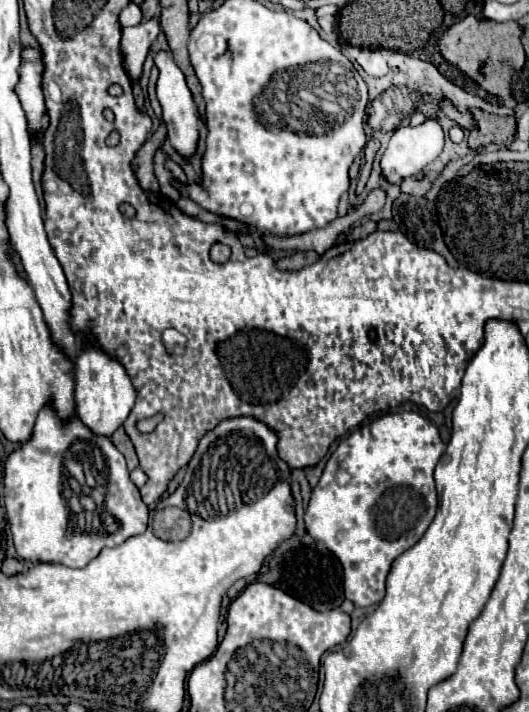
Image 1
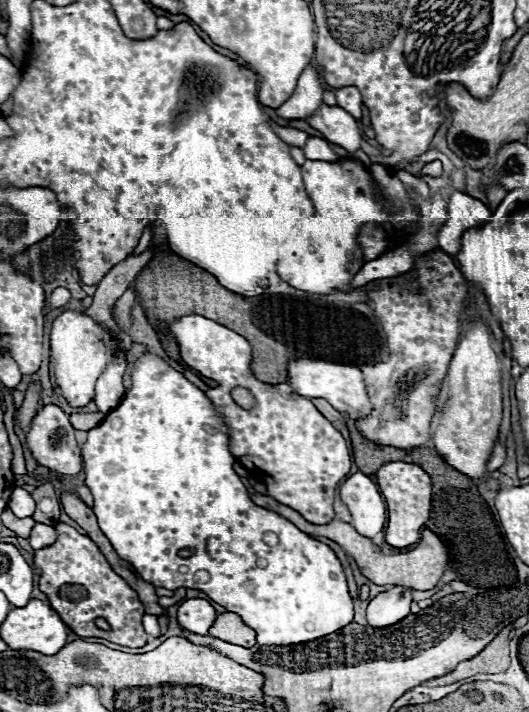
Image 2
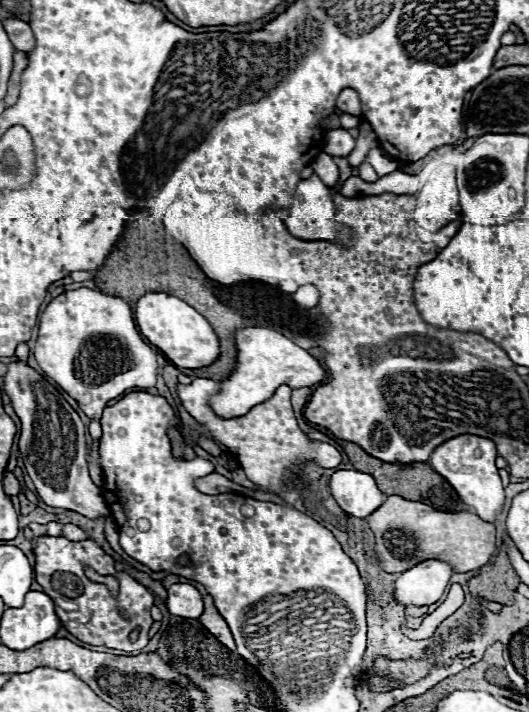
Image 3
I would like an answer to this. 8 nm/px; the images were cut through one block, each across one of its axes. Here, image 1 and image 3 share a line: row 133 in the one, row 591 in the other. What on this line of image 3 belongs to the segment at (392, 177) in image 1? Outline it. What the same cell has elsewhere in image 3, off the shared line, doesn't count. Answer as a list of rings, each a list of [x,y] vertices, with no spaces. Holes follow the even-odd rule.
[[[424,560],[400,574],[394,582],[394,598],[402,606],[430,606],[440,600],[452,574],[454,568],[448,562]]]

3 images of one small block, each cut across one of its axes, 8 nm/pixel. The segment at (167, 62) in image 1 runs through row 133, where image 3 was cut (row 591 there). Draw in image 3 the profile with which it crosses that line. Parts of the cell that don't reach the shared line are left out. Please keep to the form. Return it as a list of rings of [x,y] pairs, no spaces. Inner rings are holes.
[[[172,584],[168,588],[166,608],[172,616],[198,618],[204,610],[204,604],[202,604],[200,592],[194,586],[190,586],[190,584]]]

